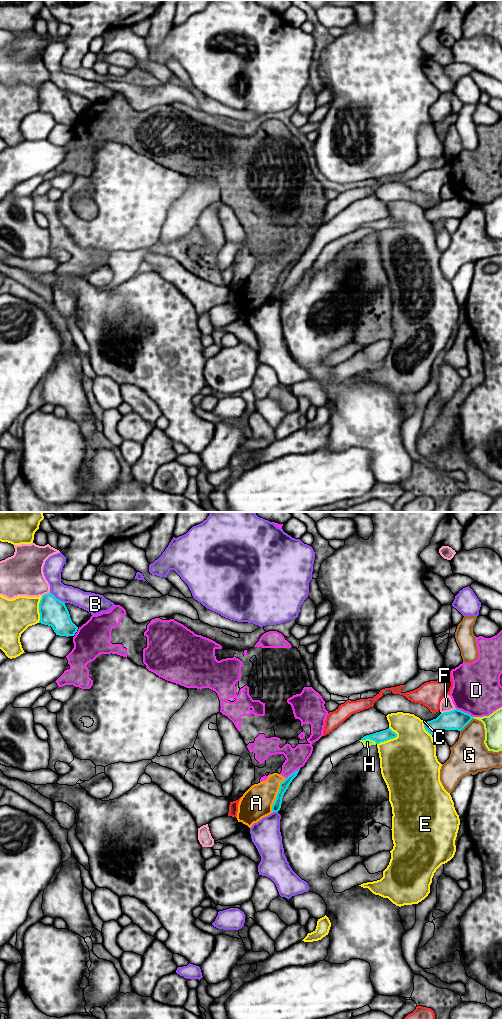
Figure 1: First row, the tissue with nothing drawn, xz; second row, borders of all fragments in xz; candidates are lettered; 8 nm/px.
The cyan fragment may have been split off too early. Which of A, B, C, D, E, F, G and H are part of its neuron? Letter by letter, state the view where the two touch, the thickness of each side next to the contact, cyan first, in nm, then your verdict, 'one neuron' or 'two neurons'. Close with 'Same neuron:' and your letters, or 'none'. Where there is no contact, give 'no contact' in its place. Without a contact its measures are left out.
A: xz | 70/260 nm | two neurons
B: xz | 220/150 nm | two neurons
C: xz | 160/20 nm | two neurons
D: xz | 160/380 nm | two neurons
E: xz | 90/460 nm | two neurons
F: xz | 160/110 nm | two neurons
G: xz | 160/300 nm | two neurons
H: xz | 90/60 nm | two neurons
Same neuron: none

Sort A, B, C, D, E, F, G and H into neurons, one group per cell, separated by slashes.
A D / B / C / E / F / G / H

